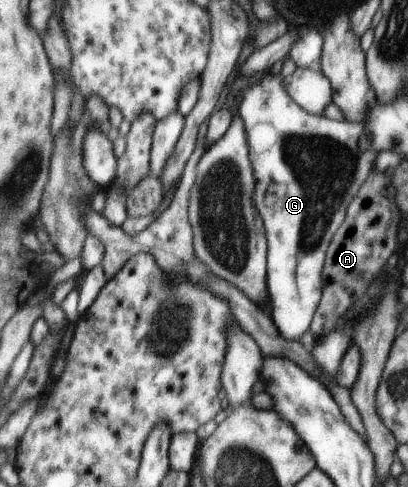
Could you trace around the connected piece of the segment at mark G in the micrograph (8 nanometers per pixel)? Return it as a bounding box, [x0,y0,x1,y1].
[237,71,377,339]

